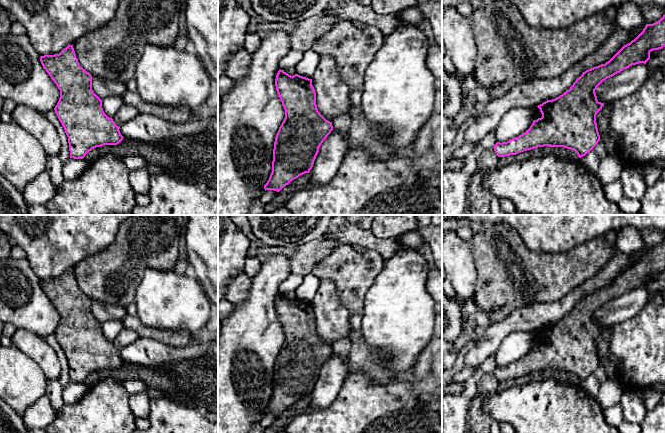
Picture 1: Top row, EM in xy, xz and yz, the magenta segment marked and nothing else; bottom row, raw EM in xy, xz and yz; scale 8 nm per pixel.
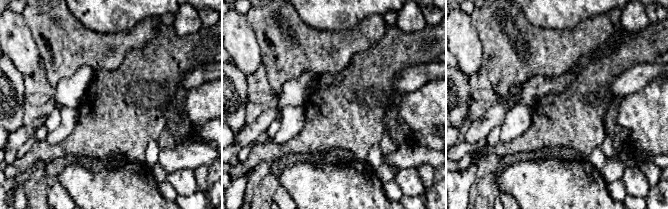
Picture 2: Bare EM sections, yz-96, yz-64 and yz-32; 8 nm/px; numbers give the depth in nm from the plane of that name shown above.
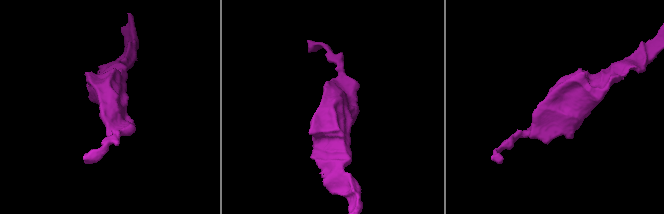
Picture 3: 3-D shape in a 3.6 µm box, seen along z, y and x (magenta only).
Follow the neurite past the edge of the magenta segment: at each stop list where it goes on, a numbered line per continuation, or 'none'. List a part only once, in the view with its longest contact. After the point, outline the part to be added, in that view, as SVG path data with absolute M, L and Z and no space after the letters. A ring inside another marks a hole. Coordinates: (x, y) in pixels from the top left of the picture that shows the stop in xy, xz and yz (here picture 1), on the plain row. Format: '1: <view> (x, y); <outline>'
none

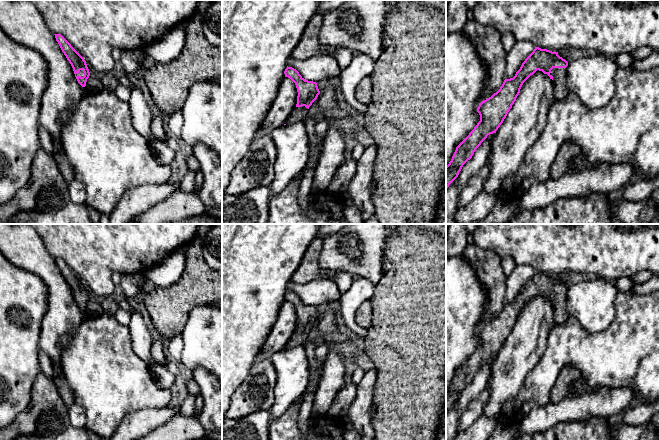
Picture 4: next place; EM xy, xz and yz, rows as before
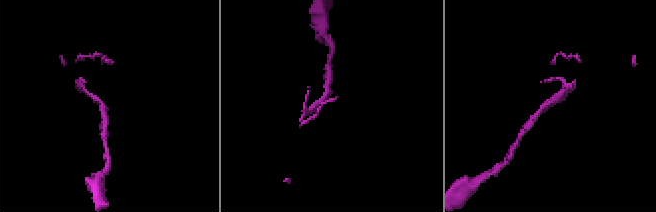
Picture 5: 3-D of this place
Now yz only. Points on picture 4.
1: yz (559, 299); M567 291L553 292L550 299L553 300L555 324L563 324L568 319Z

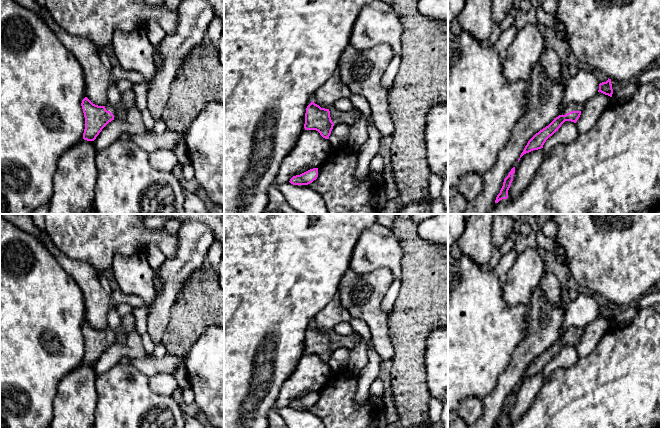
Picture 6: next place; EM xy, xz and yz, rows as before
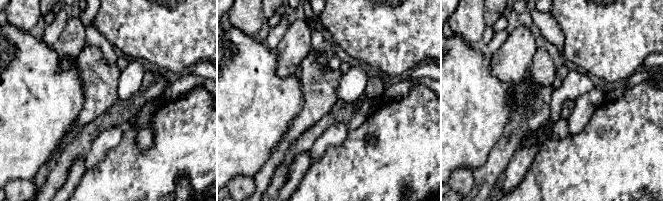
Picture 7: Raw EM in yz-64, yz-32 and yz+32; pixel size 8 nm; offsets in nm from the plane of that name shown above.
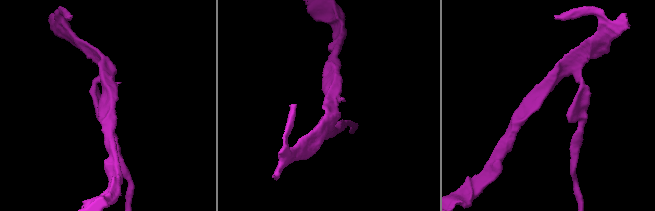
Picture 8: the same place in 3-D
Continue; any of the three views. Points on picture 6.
1: yz (574, 330); M581 325L572 326L572 327L569 327L567 331L563 334L562 339L565 339L571 335L581 335L581 333L582 333Z

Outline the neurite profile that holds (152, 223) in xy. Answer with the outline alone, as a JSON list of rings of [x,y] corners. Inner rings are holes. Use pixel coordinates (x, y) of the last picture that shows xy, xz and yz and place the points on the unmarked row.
[[[152,216],[144,219],[144,226],[153,231],[162,228],[166,221],[167,219],[163,217]]]

